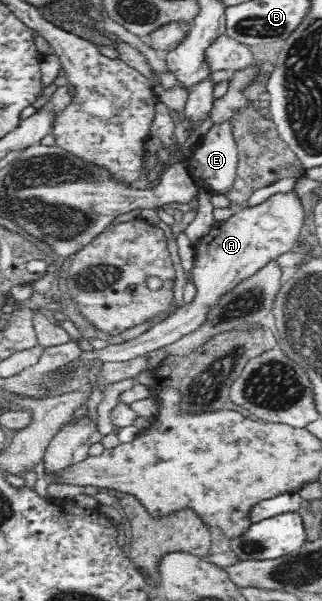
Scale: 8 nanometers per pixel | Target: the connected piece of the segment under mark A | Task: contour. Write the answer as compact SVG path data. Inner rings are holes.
M293 190L290 193L276 193L253 207L235 209L235 214L226 221L214 225L208 235L201 237L193 244L195 259L192 278L197 290L193 301L179 307L173 315L152 326L134 340L110 344L103 349L94 349L94 351L82 351L82 357L78 361L68 363L54 376L69 373L72 369L86 365L96 358L102 362L128 361L128 359L166 347L194 332L206 321L208 309L216 306L222 295L235 289L239 282L249 279L252 274L256 274L260 269L275 261L277 257L291 251L300 237L302 225L304 225L304 209Z

